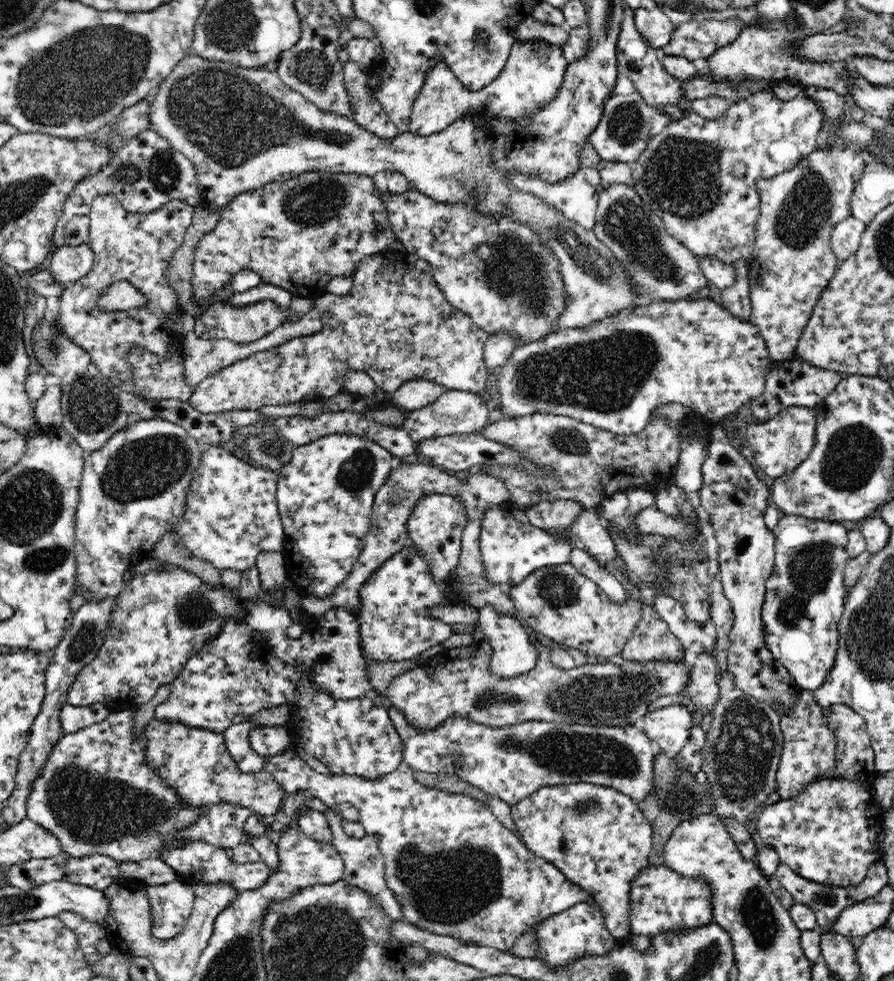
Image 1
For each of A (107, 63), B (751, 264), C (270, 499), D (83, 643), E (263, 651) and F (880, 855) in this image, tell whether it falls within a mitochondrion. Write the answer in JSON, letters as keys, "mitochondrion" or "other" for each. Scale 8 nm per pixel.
{"A":"mitochondrion","B":"other","C":"other","D":"mitochondrion","E":"other","F":"other"}

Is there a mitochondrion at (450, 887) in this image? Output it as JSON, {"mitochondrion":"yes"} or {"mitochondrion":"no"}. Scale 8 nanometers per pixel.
{"mitochondrion":"yes"}

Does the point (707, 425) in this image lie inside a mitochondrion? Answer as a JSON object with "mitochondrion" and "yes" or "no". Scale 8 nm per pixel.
{"mitochondrion":"no"}

